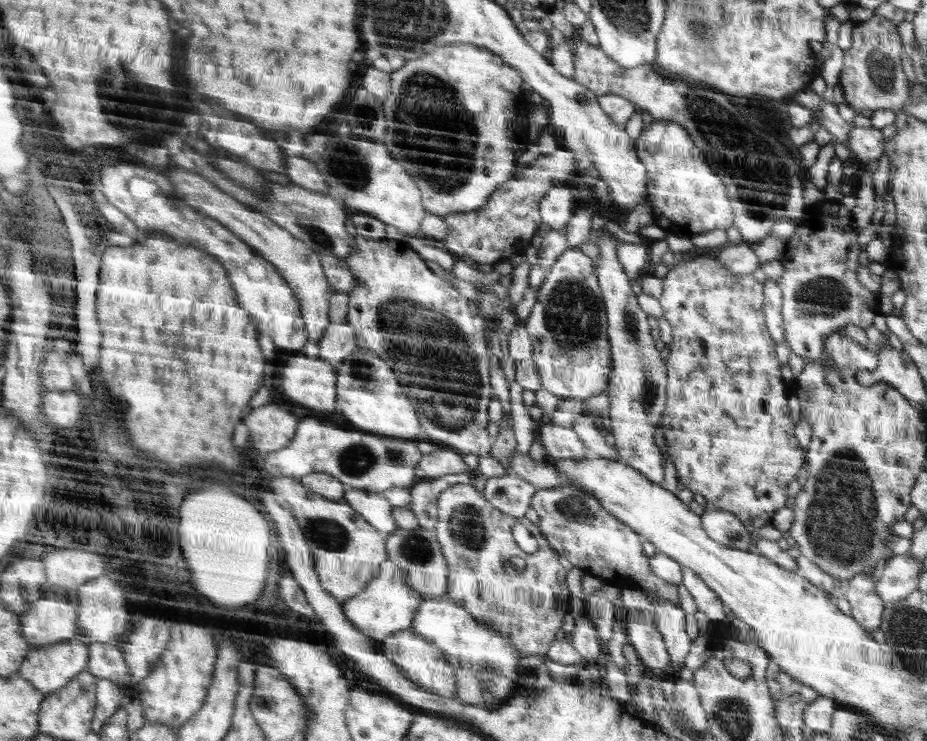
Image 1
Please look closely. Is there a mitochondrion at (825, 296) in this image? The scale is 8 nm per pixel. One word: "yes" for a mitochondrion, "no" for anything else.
yes

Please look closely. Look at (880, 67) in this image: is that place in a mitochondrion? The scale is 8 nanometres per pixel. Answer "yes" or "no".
yes

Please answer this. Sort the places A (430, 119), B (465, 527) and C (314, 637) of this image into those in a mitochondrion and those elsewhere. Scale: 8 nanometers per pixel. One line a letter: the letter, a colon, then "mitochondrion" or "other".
A: mitochondrion
B: mitochondrion
C: other

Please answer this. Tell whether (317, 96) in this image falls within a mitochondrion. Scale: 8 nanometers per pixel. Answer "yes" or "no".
no

